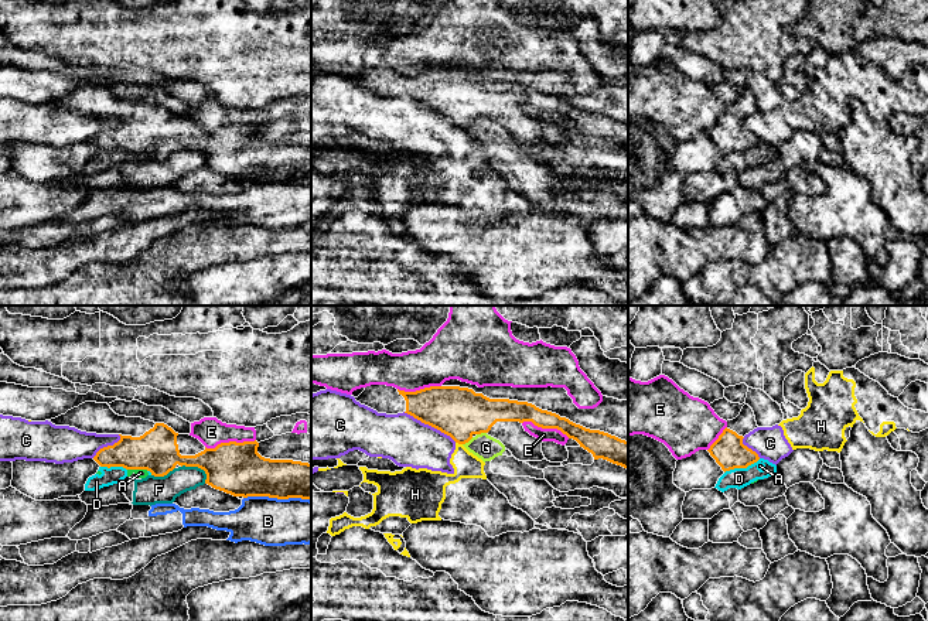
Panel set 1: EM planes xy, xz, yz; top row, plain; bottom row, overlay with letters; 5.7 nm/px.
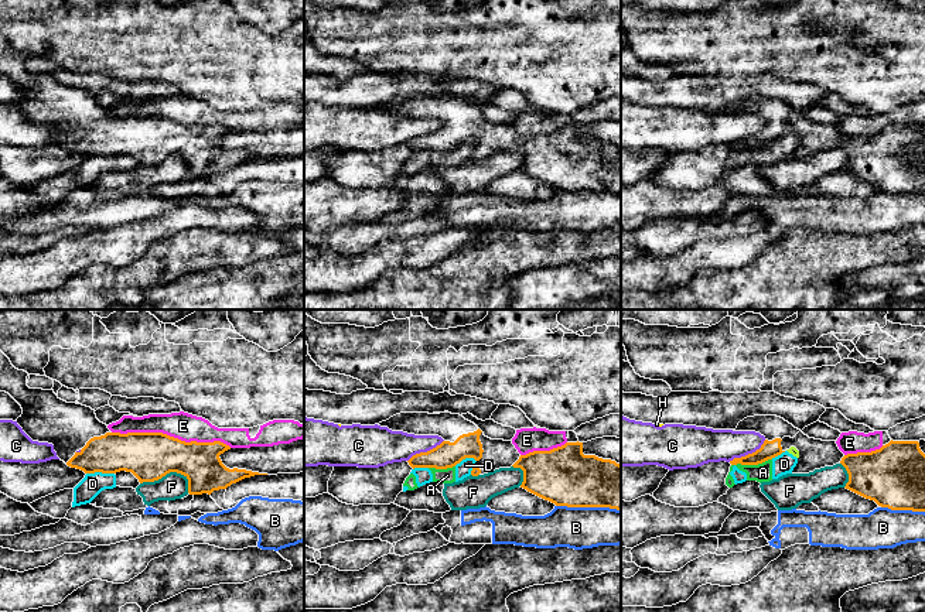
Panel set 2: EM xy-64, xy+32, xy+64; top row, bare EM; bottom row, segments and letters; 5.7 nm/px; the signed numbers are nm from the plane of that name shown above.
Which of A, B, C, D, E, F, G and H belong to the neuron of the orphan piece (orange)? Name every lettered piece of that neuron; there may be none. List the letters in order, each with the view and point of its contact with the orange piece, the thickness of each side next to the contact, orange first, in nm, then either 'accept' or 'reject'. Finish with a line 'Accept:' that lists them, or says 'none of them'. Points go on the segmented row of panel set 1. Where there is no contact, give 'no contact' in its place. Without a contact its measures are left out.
A: meets orange in xy at (137, 468); 240 nm thick on the orange side, 50 nm on the other; reject
B: meets orange in xy at (277, 498); 280 nm thick on the orange side, 280 nm on the other; reject
C: meets orange in xz at (430, 425); 280 nm thick on the orange side, 280 nm on the other; reject
D: meets orange in yz at (741, 467); 190 nm thick on the orange side, 120 nm on the other; reject
E: meets orange in xy at (229, 442); 300 nm thick on the orange side, 160 nm on the other; reject
F: meets orange in xy at (198, 467); 300 nm thick on the orange side, 160 nm on the other; reject
G: meets orange in xz at (467, 442); 280 nm thick on the orange side, 140 nm on the other; reject
H: meets orange in xz at (459, 443); 280 nm thick on the orange side, 150 nm on the other; reject
Accept: none of them

